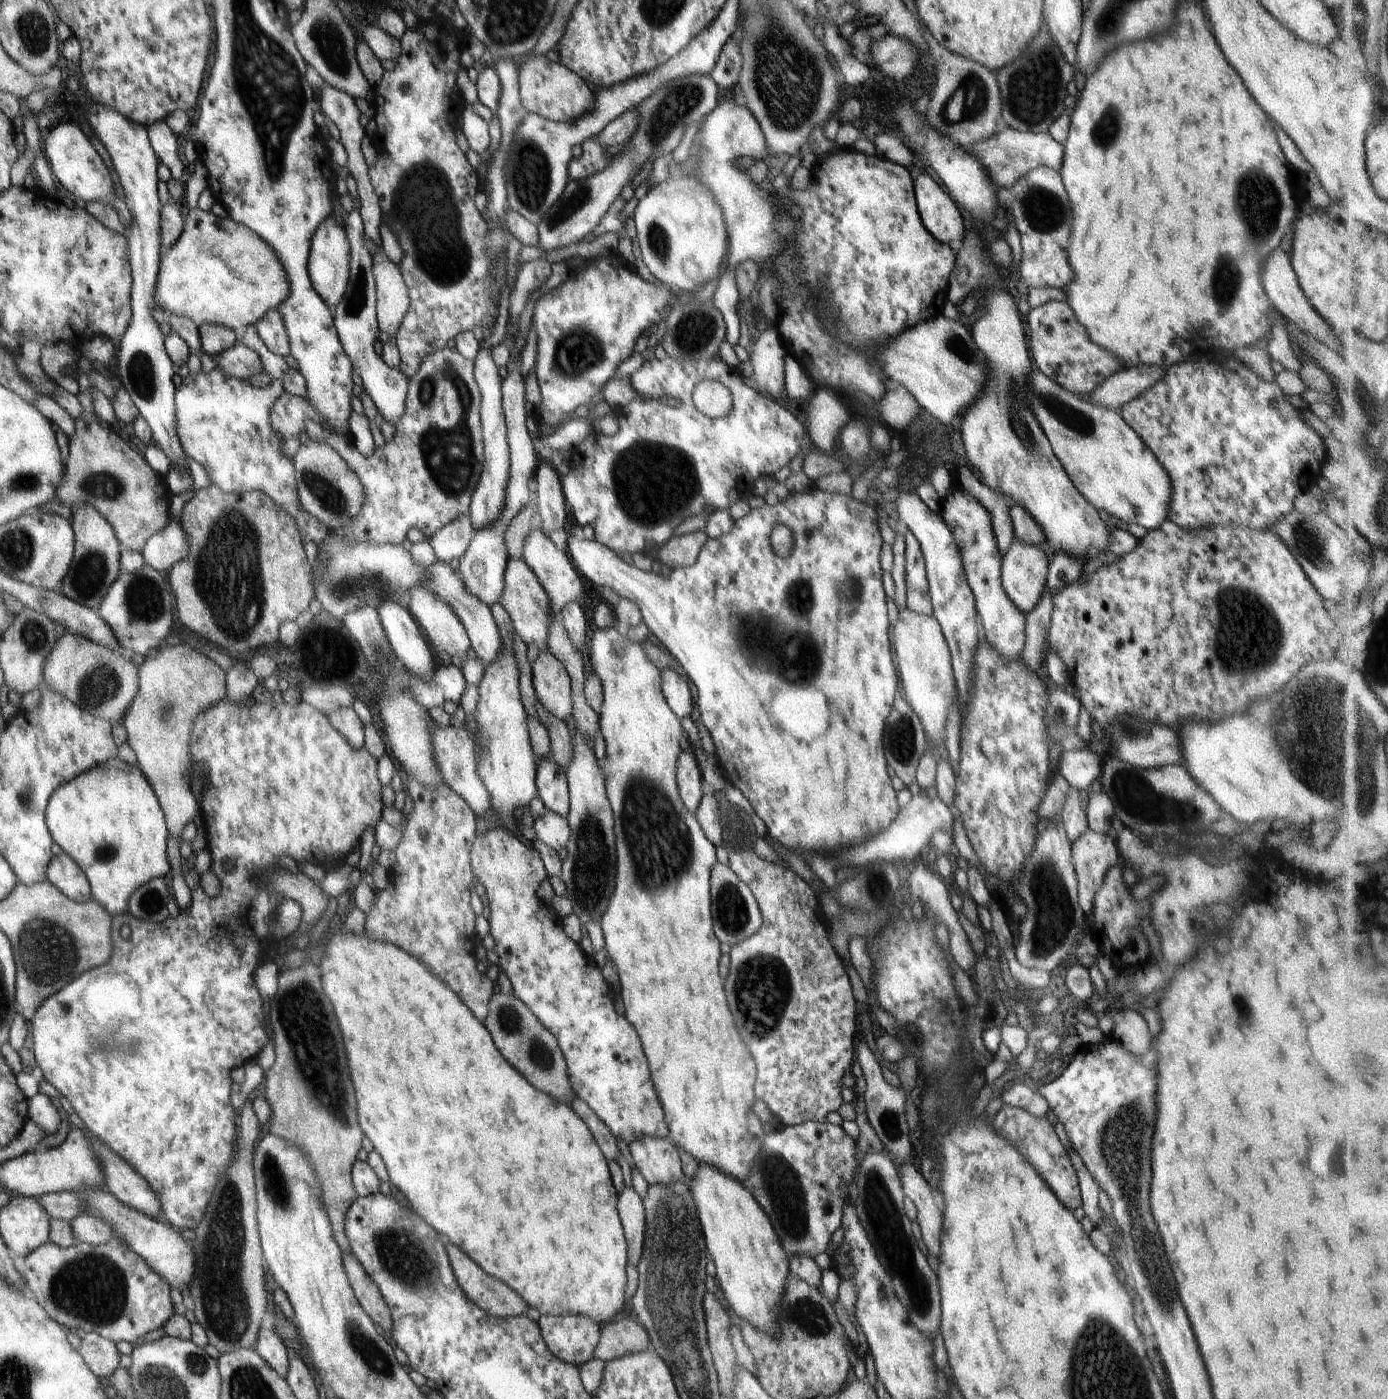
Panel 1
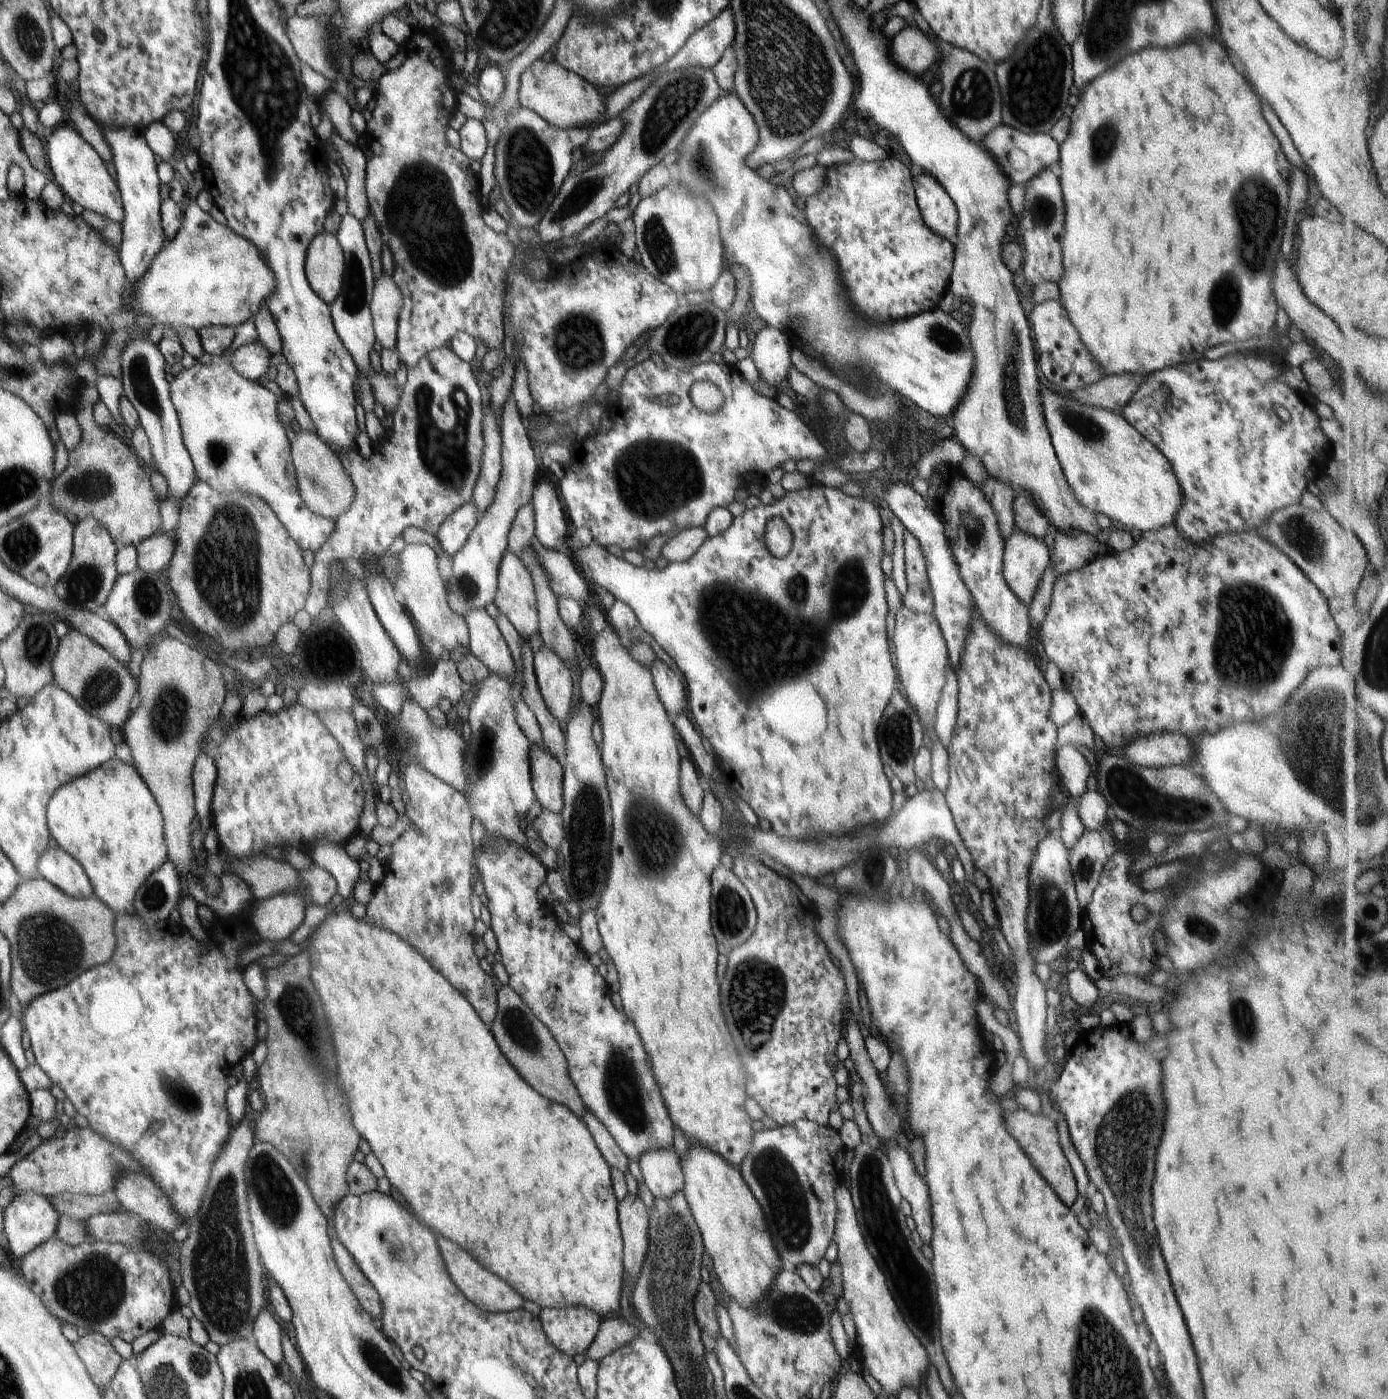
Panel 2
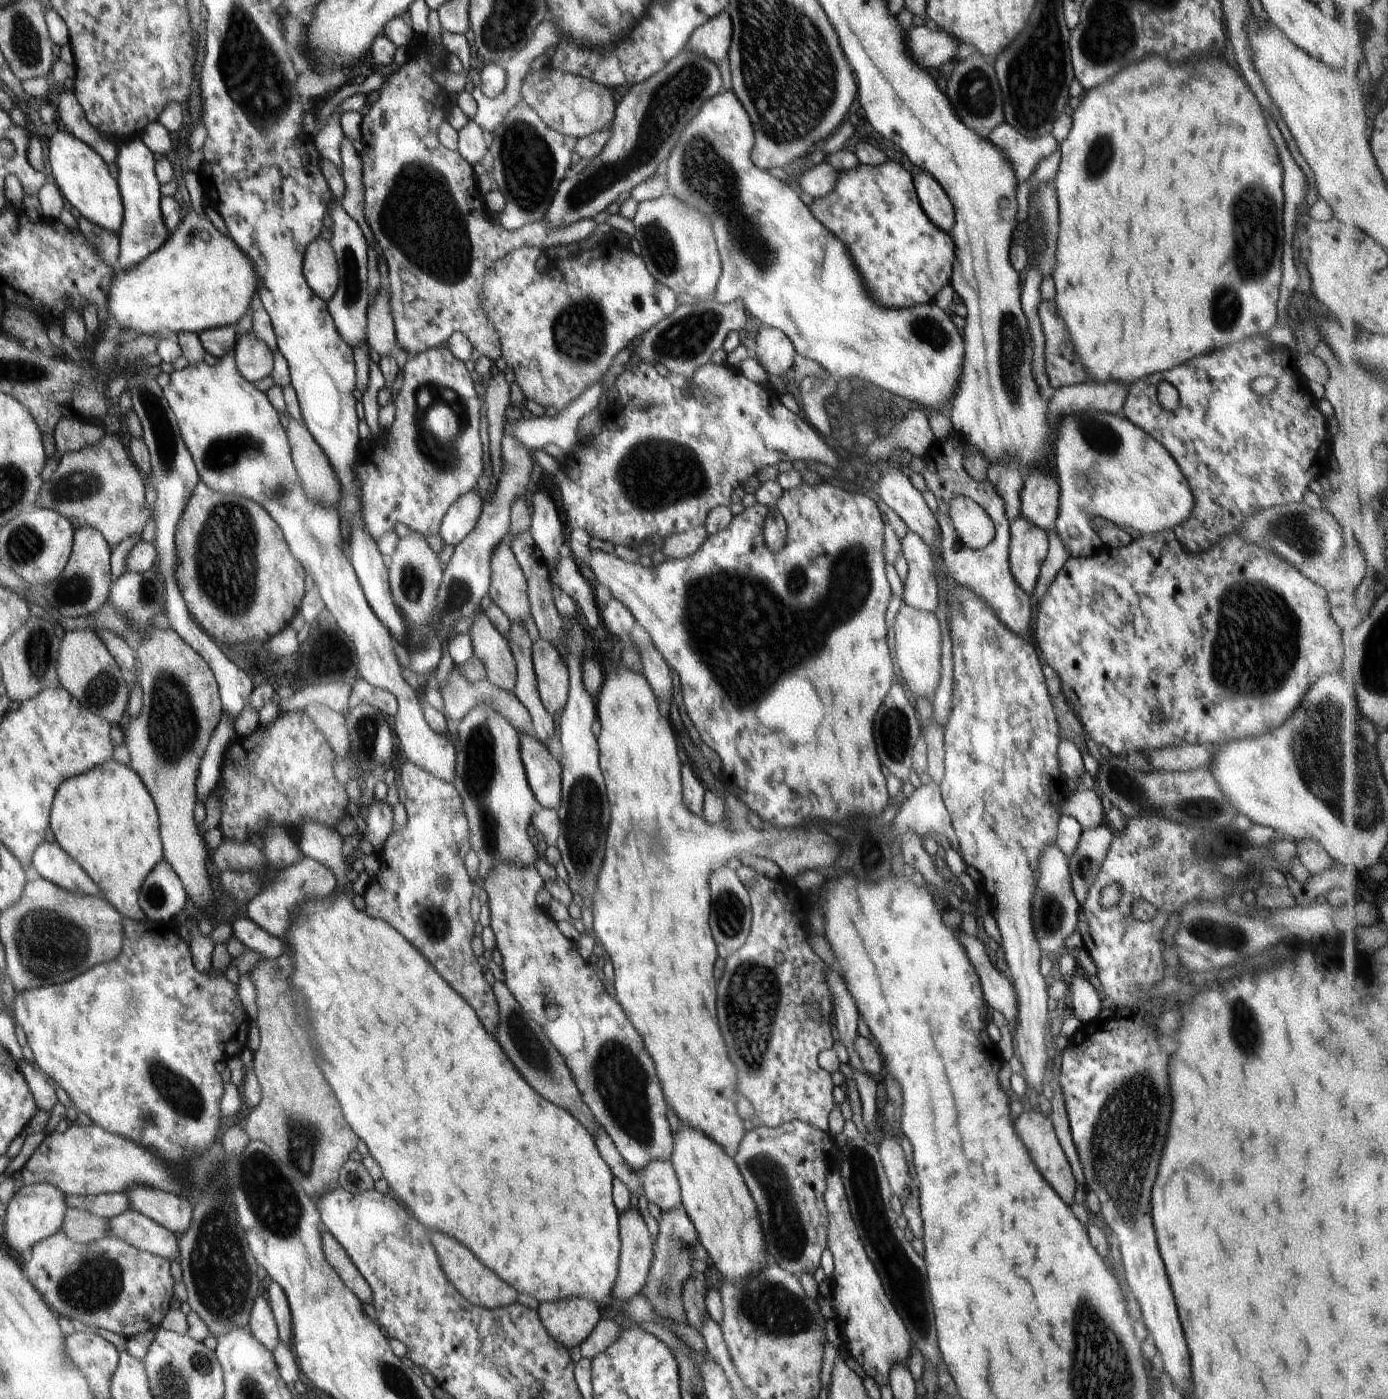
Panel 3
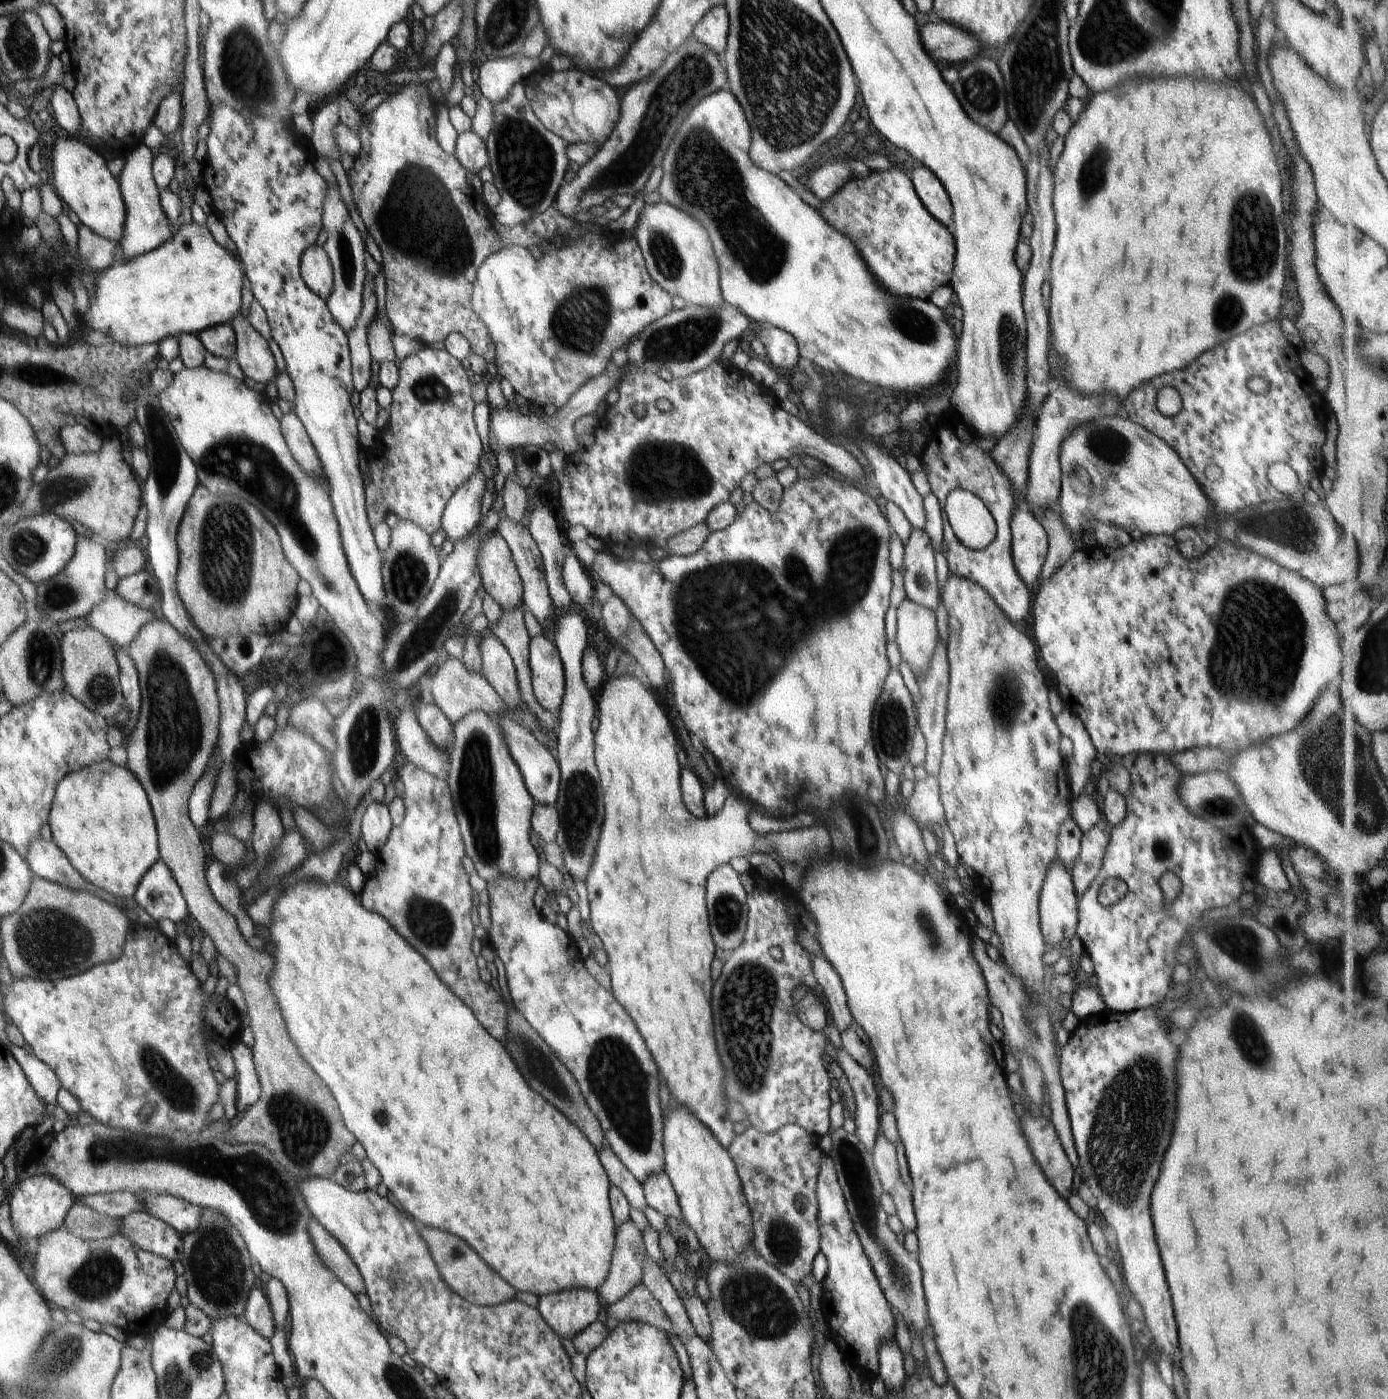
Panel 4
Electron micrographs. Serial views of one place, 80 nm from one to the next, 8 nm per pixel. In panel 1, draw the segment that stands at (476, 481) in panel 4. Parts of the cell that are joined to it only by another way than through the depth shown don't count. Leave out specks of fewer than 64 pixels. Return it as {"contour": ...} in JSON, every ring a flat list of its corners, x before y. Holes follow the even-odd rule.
{"contour":[[469,514,458,517,454,522,441,528,429,541,436,553,437,560,450,563,458,560,467,551,474,536,475,528,472,526]]}

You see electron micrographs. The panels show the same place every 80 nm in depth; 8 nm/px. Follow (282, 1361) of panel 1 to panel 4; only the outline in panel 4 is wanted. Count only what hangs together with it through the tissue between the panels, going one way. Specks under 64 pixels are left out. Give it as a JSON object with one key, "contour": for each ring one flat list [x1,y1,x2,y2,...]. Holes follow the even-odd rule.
{"contour":[[255,1286,247,1296,243,1316,245,1321,266,1340,272,1338,276,1325,269,1300,261,1286]]}

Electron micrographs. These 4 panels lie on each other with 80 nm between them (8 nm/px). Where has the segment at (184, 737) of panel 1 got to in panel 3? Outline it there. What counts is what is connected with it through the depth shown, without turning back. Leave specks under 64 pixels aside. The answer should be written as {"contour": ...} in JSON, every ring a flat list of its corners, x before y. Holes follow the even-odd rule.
{"contour":[[152,626,150,629,148,629,146,631,146,636,144,640,141,642,138,650,136,650,136,658,139,668,138,680,140,681,143,690,143,707,141,709,141,712,139,713,139,716,136,716,136,718,133,719,128,719,124,722,122,729,125,736,125,743,128,747,129,755,131,756,130,768,134,769,134,772,136,772,136,774,140,777,140,780,142,780,142,782,144,783,144,786,146,786,146,788,149,790,150,796,154,801,155,807,157,808,160,823,159,833,163,844,164,860,170,863,170,866,172,866,174,872,177,872,178,878,183,884,186,895,194,900,200,911,205,910,208,913,214,913,217,922,216,926,218,928,218,931,215,934,217,939,225,942,227,950,231,954,232,959,238,958,238,956,244,954,245,946,244,944,242,944,242,941,238,940,234,936,233,925,220,923,217,919,214,906,215,898,214,896,212,896,209,877,206,873,206,856,208,856,208,854,206,853,207,846,203,837,198,834,197,825,194,823,193,817,193,810,195,804,197,803,195,782,198,776,197,770,200,764,200,759,204,756,204,753,206,752,210,737,212,736,214,729,217,727,217,724,219,723,221,717,221,713,223,712,223,706,221,703,217,680,215,679,210,665,189,644,186,644,186,641,183,641,182,637,172,627,168,629,159,629,158,627]]}

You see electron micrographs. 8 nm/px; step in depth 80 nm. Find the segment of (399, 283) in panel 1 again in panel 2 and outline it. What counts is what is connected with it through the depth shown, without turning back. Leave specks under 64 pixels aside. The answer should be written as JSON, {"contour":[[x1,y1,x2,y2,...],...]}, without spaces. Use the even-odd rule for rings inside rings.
{"contour":[[381,271,373,281,373,295,369,307,375,337,382,344,382,348,395,350,398,315,402,305,403,298,392,275]]}

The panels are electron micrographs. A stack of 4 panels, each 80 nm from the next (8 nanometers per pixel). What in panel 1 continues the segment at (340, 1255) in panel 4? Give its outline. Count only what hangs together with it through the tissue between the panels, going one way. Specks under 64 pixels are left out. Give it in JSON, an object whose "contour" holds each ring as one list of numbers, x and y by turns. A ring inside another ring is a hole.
{"contour":[[343,1254,343,1265,353,1293,362,1310,386,1334,393,1334,393,1318,376,1283,366,1274,355,1256]]}

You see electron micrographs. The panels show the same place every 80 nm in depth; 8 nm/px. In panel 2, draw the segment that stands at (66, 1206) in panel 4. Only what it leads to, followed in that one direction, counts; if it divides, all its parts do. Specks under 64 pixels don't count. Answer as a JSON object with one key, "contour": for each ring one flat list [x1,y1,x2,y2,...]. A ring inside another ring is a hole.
{"contour":[[18,1191,12,1202,3,1209,2,1241,16,1258,22,1258,37,1246,55,1238,56,1225,60,1217,48,1197,38,1193]]}

